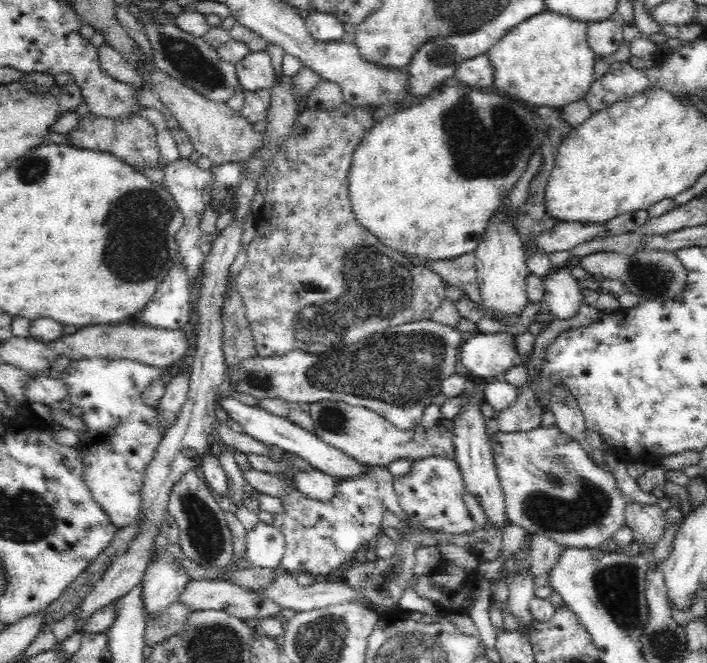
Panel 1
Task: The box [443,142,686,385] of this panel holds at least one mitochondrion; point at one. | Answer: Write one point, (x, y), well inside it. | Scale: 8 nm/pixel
(652, 277)

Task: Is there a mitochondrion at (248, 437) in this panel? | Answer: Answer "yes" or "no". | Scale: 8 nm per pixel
no

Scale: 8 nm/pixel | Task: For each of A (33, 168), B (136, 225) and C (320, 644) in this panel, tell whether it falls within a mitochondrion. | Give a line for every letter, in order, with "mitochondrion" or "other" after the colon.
A: mitochondrion
B: mitochondrion
C: mitochondrion

